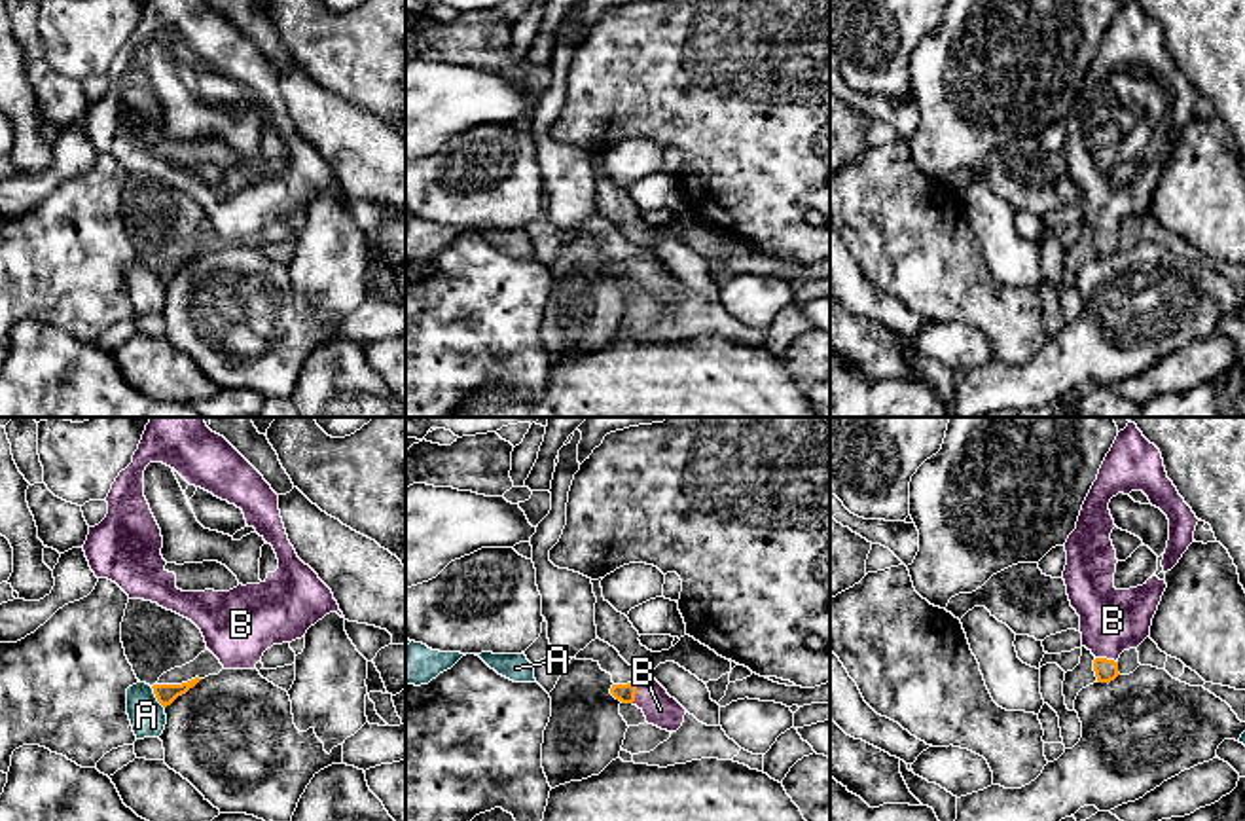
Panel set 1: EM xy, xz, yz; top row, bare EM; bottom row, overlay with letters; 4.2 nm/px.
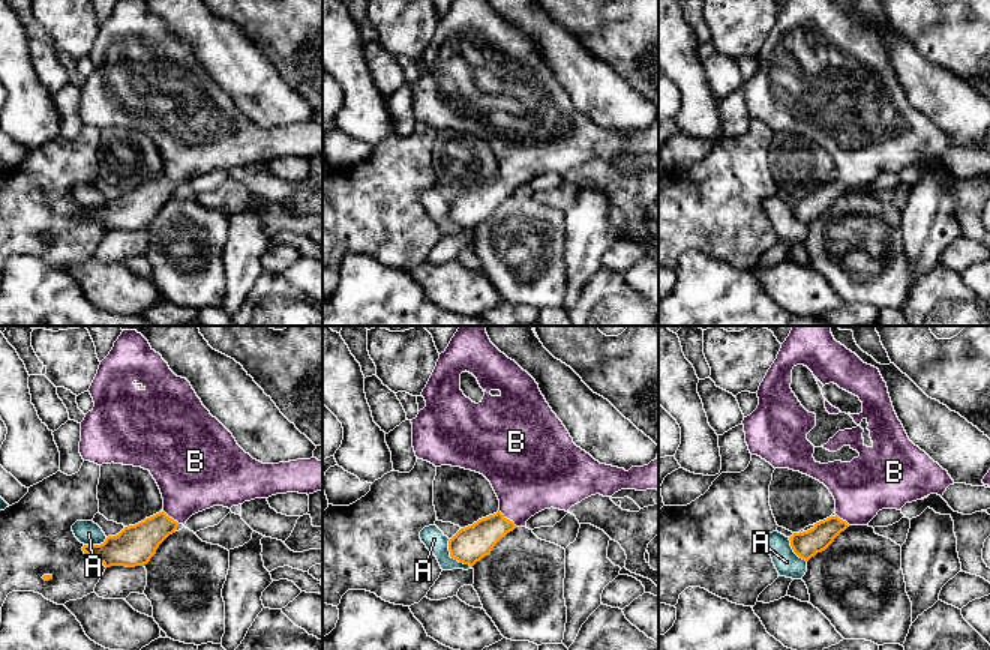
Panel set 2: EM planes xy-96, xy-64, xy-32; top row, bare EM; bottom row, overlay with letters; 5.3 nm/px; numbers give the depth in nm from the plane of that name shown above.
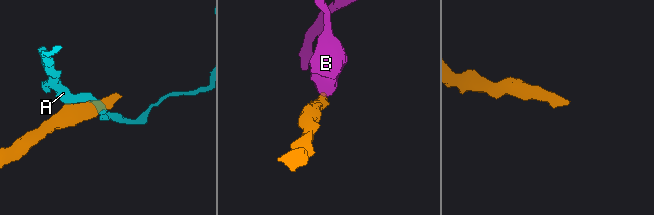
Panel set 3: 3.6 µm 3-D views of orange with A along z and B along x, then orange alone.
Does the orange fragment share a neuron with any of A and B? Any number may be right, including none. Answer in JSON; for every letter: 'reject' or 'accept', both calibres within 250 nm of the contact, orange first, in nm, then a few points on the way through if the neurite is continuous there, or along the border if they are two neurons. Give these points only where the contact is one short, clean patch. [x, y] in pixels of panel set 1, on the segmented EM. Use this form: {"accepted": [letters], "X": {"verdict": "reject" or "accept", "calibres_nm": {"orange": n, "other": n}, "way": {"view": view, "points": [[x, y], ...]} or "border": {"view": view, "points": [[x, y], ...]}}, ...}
{"accepted": ["B"], "A": {"verdict": "reject", "calibres_nm": {"orange": 90, "other": 150}}, "B": {"verdict": "accept", "calibres_nm": {"orange": 100, "other": 280}, "way": {"view": "yz", "points": [[1105, 670], [1105, 658], [1107, 628], [1113, 620]]}}}

